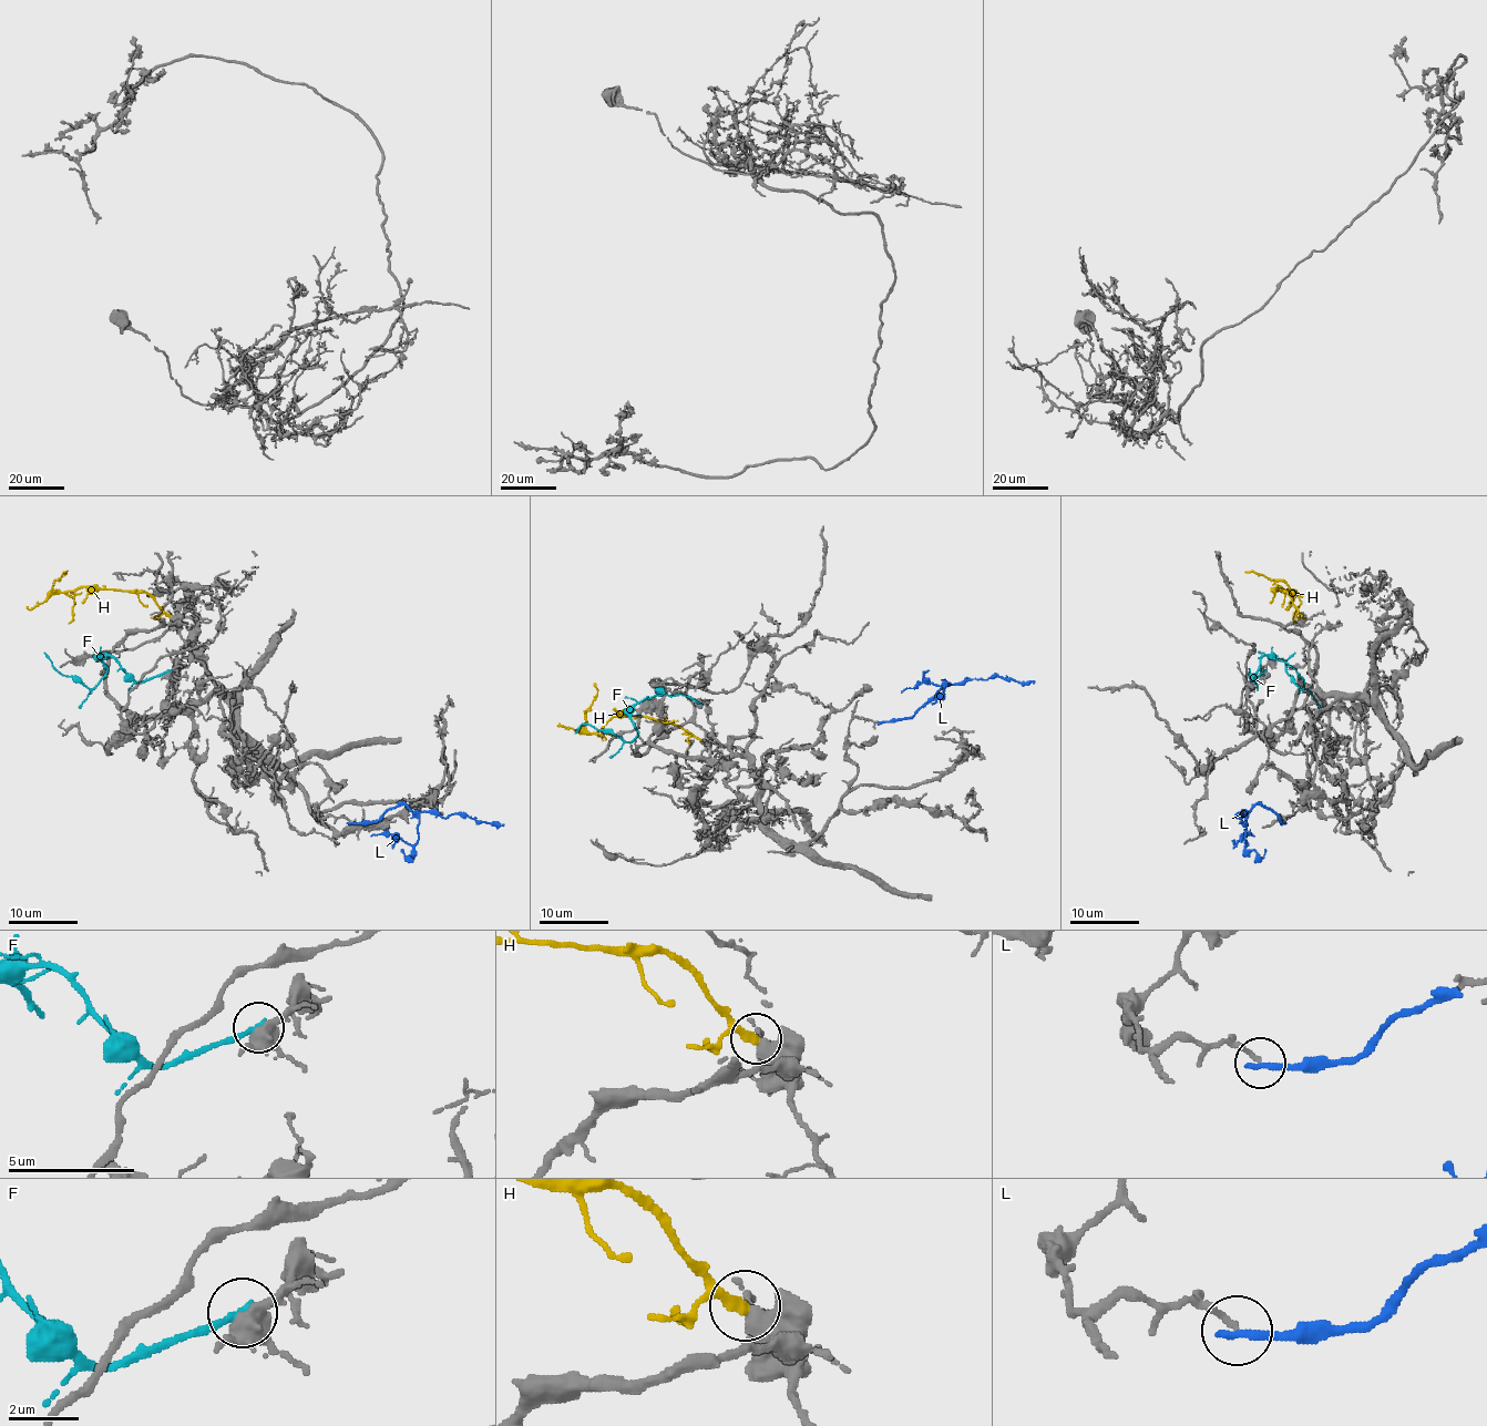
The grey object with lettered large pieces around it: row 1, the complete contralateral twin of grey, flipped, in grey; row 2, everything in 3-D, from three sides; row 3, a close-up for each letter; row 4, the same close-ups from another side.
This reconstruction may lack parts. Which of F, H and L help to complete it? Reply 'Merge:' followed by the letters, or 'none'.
Merge: none

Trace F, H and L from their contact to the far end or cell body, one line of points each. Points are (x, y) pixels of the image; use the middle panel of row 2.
F: (696, 703), (682, 694), (647, 697), (632, 712), (638, 734), (629, 741), (583, 722), (574, 734)
H: (700, 740), (674, 722), (643, 716), (612, 716), (588, 734), (583, 728), (585, 712), (597, 694), (593, 684)
L: (882, 722), (906, 719), (944, 687), (963, 685), (973, 678), (1002, 677), (1035, 681)

